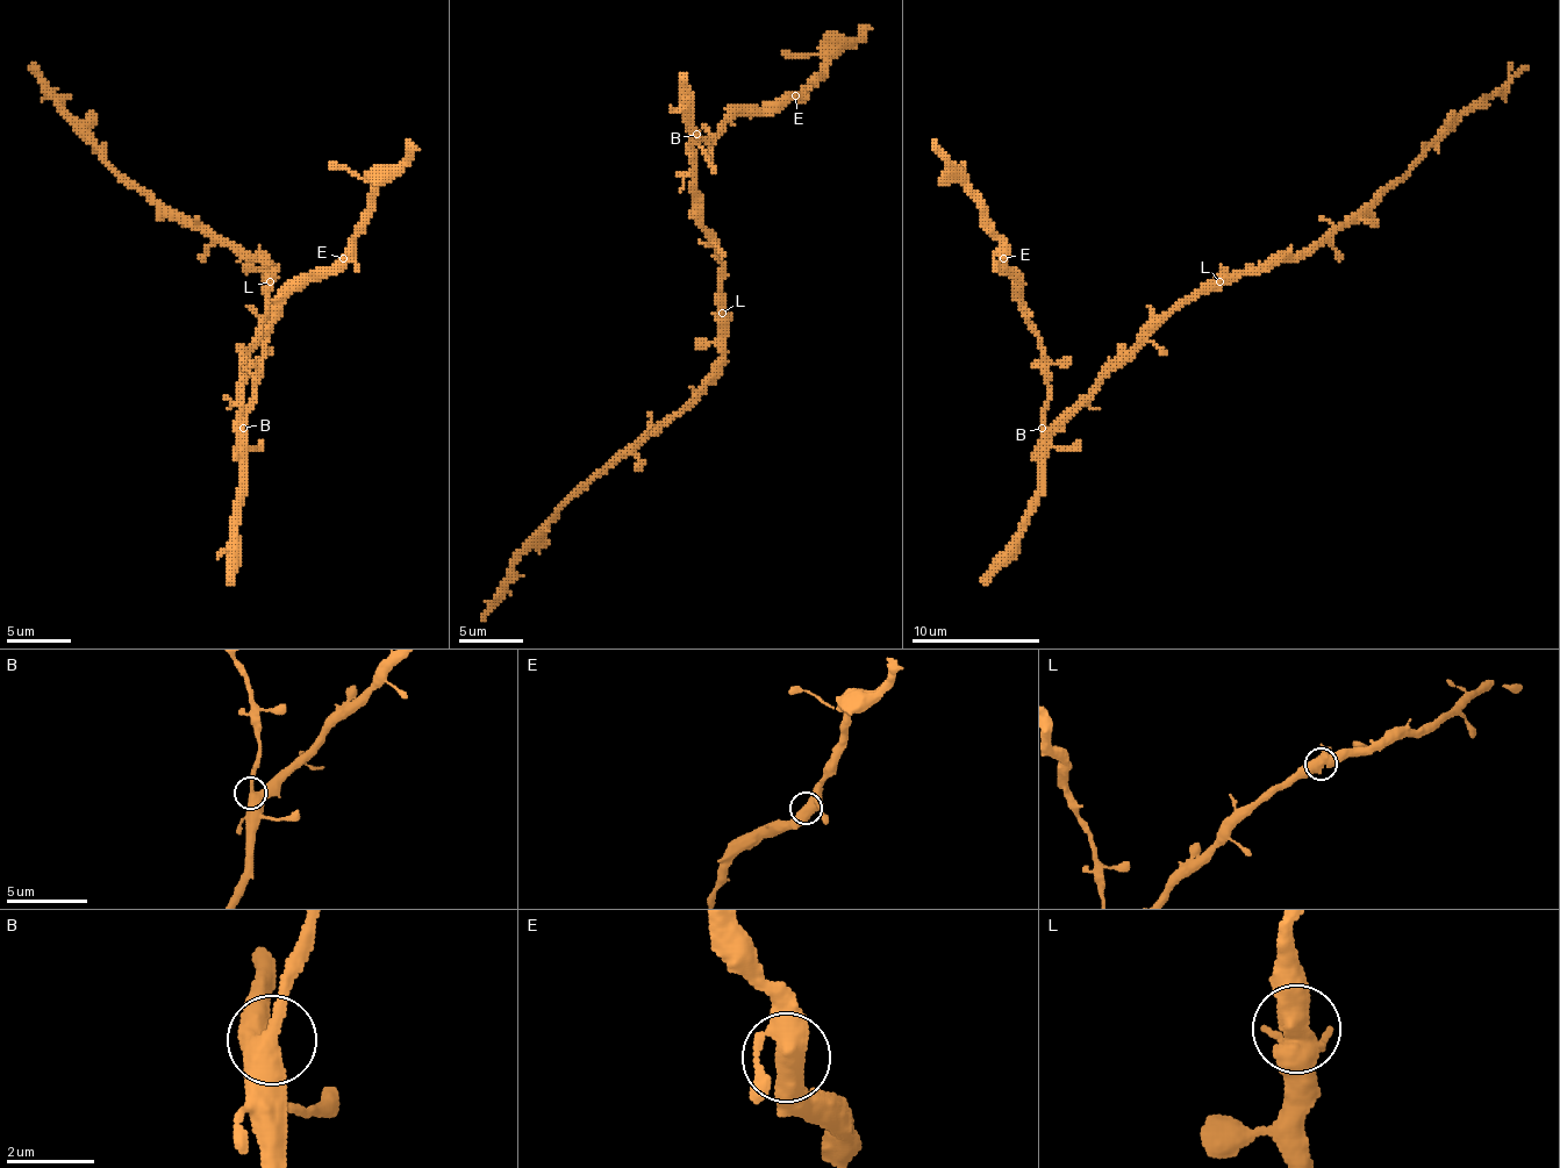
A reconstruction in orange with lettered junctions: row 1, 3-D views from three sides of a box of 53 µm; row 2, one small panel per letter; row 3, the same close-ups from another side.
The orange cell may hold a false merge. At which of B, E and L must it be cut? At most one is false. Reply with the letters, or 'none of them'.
none of them

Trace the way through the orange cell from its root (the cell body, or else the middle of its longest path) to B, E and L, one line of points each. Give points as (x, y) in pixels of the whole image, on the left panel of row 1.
B: (269, 322), (263, 338), (250, 351), (250, 377), (243, 386), (240, 408), (243, 428)
E: (269, 322), (250, 351), (243, 428), (252, 373), (276, 309), (343, 258)
L: (269, 322), (269, 280)

